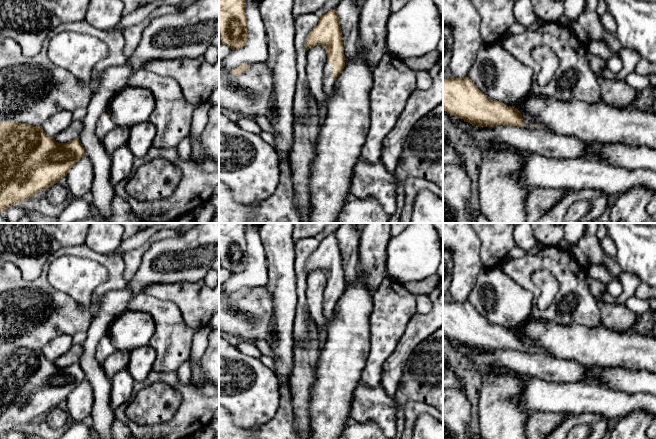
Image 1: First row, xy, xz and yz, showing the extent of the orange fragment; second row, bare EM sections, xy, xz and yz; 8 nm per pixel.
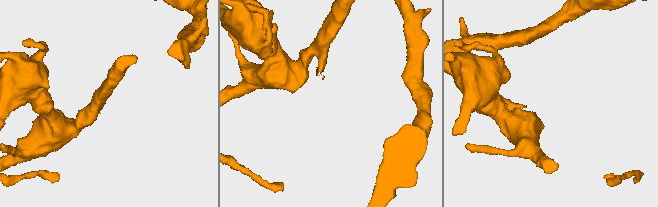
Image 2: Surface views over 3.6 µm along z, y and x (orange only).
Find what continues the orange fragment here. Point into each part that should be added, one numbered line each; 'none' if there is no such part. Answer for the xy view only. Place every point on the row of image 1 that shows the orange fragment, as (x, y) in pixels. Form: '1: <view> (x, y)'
1: xy (105, 123)

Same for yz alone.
1: yz (527, 124)

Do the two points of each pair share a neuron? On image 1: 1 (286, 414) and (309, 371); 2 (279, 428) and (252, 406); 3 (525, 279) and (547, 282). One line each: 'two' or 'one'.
1: two
2: two
3: two

